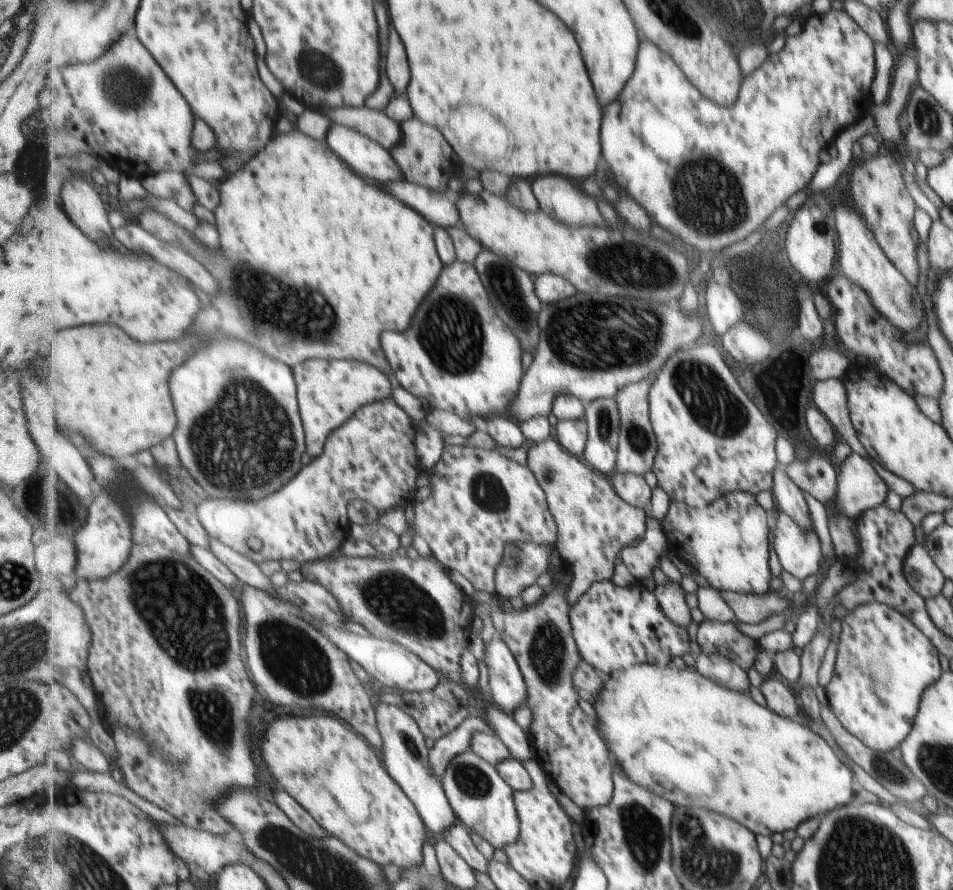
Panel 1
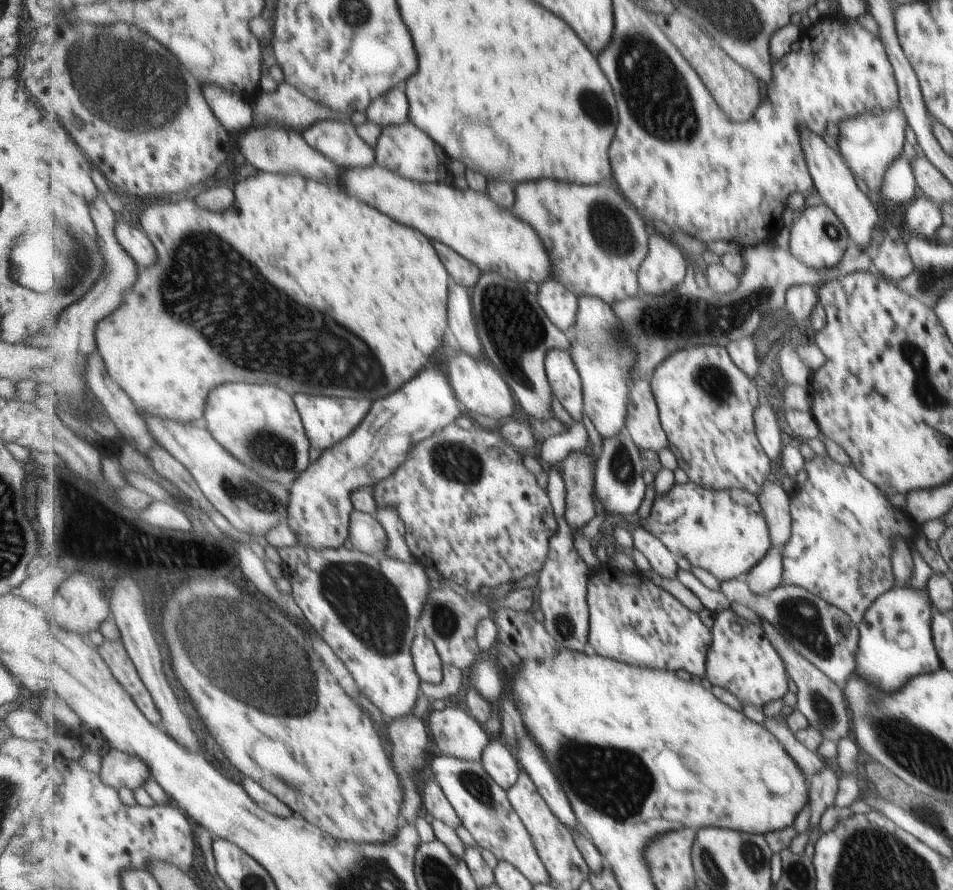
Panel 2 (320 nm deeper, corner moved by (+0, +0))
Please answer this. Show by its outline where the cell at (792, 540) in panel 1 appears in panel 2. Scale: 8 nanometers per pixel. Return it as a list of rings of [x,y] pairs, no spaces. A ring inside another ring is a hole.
[[[813,455],[803,465],[807,478],[796,487],[788,499],[790,533],[781,546],[781,578],[786,585],[795,585],[811,594],[821,596],[825,602],[844,612],[855,625],[863,622],[867,606],[877,596],[895,588],[896,580],[891,568],[891,546],[896,539],[904,543],[921,532],[921,524],[912,521],[903,508],[895,508],[885,495],[852,464],[843,465],[826,455]]]

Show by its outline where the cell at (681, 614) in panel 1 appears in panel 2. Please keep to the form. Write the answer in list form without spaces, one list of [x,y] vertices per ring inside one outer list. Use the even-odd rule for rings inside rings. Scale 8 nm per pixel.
[[[639,526],[633,530],[635,548],[637,548],[648,560],[650,566],[662,577],[675,579],[677,568],[680,568],[678,558],[645,527]]]

